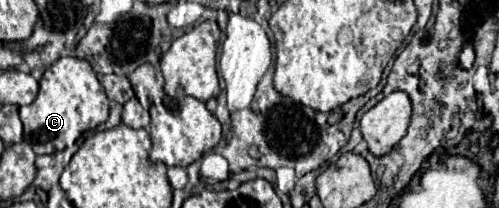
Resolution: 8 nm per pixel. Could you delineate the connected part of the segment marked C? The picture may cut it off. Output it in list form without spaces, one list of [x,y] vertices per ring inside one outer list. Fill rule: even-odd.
[[[60,58],[58,62],[48,66],[44,76],[40,78],[40,90],[38,90],[36,100],[32,104],[20,108],[20,120],[24,124],[24,140],[32,146],[36,156],[62,152],[66,146],[72,146],[86,130],[94,130],[96,126],[106,122],[108,110],[110,110],[110,102],[104,94],[102,84],[96,78],[96,72],[90,66],[90,62],[78,60],[78,58]]]

